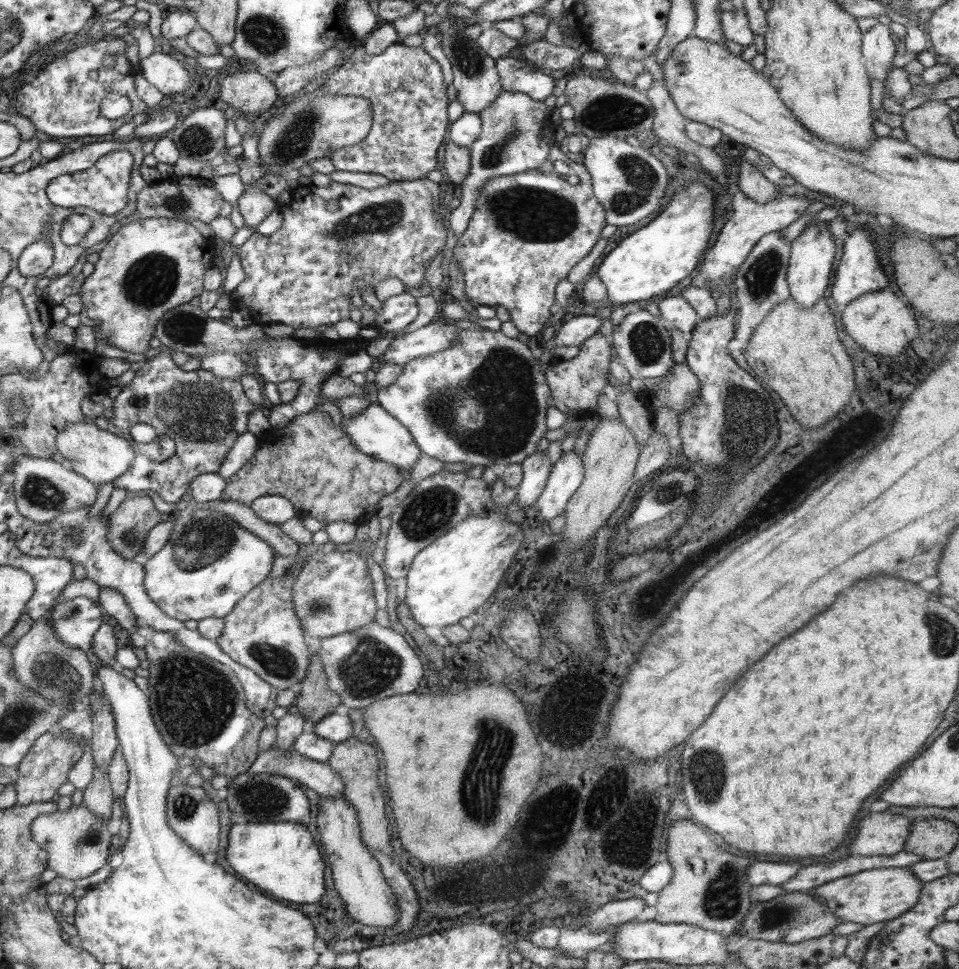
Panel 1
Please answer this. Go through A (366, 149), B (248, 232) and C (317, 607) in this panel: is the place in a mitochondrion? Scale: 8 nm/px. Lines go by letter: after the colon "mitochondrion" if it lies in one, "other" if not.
A: other
B: other
C: mitochondrion

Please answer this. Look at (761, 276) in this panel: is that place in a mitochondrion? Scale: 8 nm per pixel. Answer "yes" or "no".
yes

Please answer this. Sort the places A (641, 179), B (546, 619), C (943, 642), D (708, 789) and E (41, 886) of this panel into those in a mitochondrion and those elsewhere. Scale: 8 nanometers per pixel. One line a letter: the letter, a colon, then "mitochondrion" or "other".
A: mitochondrion
B: other
C: mitochondrion
D: mitochondrion
E: other

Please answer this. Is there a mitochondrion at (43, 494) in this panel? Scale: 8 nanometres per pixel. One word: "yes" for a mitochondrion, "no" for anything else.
yes

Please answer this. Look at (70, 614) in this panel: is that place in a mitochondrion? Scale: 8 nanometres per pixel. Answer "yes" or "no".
yes

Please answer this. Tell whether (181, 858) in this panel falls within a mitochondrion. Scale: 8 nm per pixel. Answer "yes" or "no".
no

